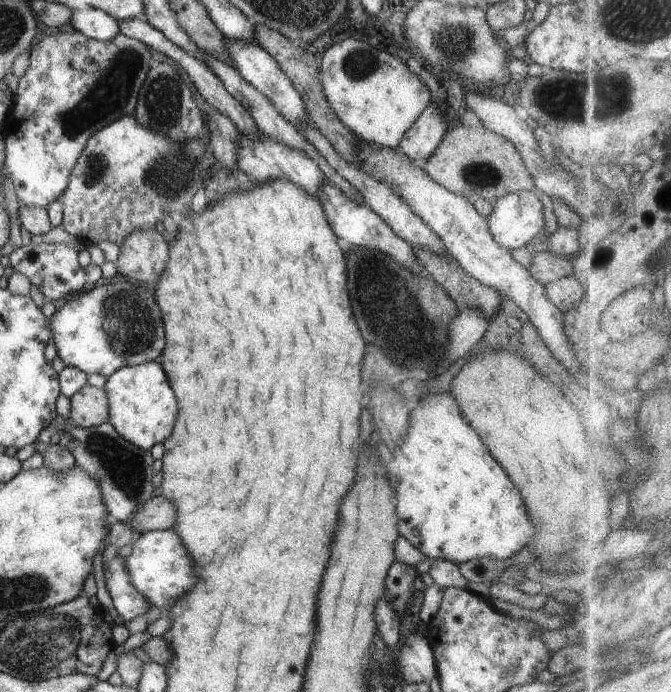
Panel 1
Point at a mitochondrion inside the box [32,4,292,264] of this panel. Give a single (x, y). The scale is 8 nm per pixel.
(111, 92)

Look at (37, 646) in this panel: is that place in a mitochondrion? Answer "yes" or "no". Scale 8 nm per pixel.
yes

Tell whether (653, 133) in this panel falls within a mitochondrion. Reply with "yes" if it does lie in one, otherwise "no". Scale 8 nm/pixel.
no

